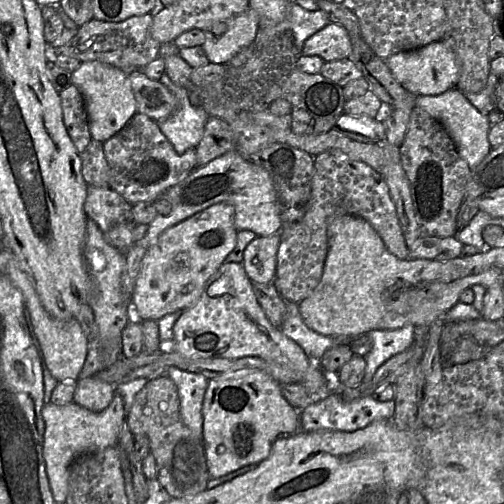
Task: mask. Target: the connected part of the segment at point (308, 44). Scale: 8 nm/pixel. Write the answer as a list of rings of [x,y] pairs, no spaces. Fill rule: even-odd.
[[[330,22],[303,44],[302,55],[320,56],[325,62],[348,59],[352,44],[348,31],[337,22]]]

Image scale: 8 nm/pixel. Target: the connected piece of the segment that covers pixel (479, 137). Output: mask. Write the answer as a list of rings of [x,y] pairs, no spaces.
[[[457,87],[450,88],[437,95],[417,97],[418,106],[444,126],[460,157],[467,163],[470,170],[476,168],[492,150],[488,140],[488,133],[492,124],[488,117],[473,106]]]

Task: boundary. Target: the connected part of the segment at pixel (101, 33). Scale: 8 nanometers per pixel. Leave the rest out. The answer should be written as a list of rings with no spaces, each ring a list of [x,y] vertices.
[[[144,14],[128,18],[122,22],[107,22],[91,19],[77,29],[76,35],[67,44],[50,49],[50,55],[66,55],[82,62],[100,61],[118,67],[129,73],[142,69],[160,57],[161,44],[151,35],[153,16]]]

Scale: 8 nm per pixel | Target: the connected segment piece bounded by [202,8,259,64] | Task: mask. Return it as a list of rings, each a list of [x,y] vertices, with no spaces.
[[[248,8],[227,25],[225,32],[205,32],[202,47],[211,63],[225,64],[240,50],[250,45],[259,30],[258,13]]]

